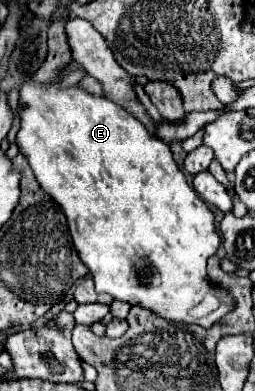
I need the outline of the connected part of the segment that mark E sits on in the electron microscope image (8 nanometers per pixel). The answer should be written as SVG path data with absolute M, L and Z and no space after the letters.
M26 38L20 50L22 54L16 66L24 76L18 100L20 130L16 134L16 144L34 170L40 188L68 218L74 248L90 270L96 290L132 306L150 308L168 320L210 328L234 306L232 296L206 274L206 262L218 250L220 236L214 228L214 214L188 186L172 158L170 146L154 134L148 134L144 124L122 106L98 98L78 84L62 88L62 74L50 84L34 82L28 76L28 68L38 58L38 38Z

